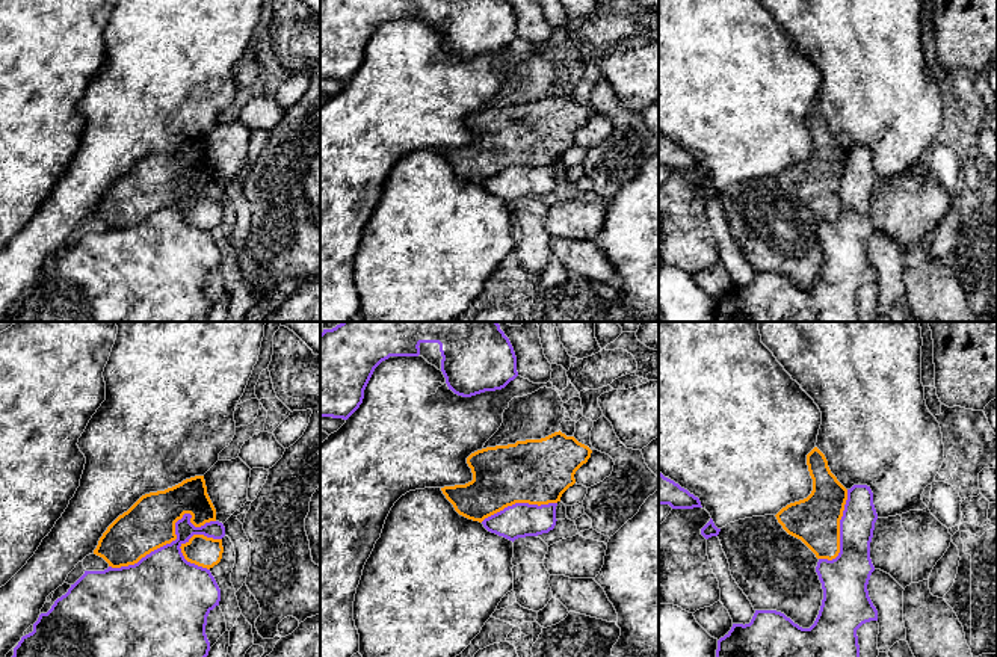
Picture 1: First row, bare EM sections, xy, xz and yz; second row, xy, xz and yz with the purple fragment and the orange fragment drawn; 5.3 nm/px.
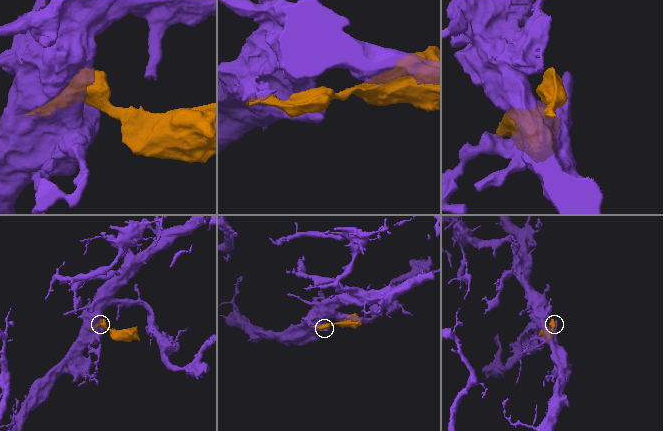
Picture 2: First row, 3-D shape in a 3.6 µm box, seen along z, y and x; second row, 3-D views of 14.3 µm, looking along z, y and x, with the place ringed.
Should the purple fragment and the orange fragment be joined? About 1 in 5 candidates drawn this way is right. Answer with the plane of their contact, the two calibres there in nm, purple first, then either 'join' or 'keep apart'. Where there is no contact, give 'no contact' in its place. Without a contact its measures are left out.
xy | 380/280 nm | keep apart

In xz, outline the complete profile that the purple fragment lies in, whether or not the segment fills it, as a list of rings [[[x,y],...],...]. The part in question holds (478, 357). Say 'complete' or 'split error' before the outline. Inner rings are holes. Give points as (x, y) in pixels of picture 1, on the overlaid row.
split error; [[[341,322],[320,334],[320,417],[347,420],[363,403],[364,390],[382,361],[418,355],[441,370],[449,390],[462,397],[502,390],[518,376],[514,347],[497,322]]]

